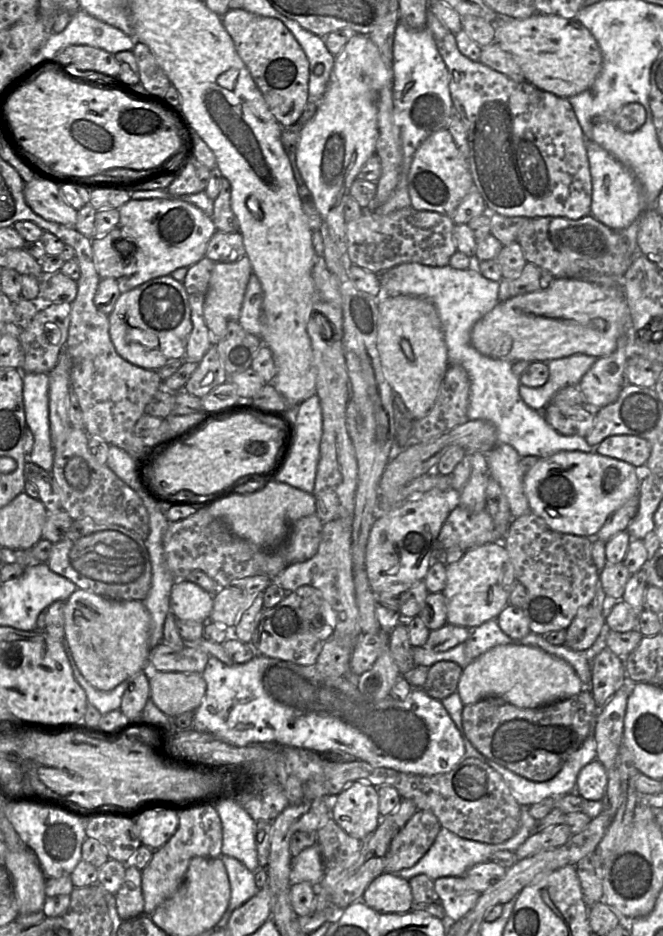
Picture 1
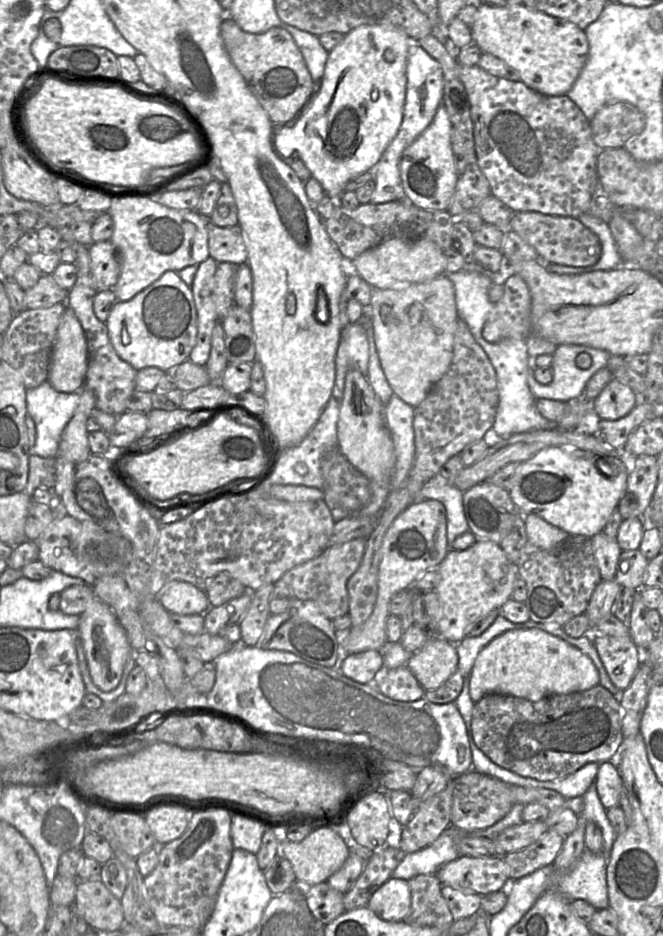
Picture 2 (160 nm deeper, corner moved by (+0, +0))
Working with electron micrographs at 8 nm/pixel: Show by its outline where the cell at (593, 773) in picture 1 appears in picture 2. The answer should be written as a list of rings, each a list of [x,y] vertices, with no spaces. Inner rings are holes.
[[[606,761],[599,764],[595,785],[600,801],[606,810],[619,806],[624,784],[616,767],[616,761]]]

